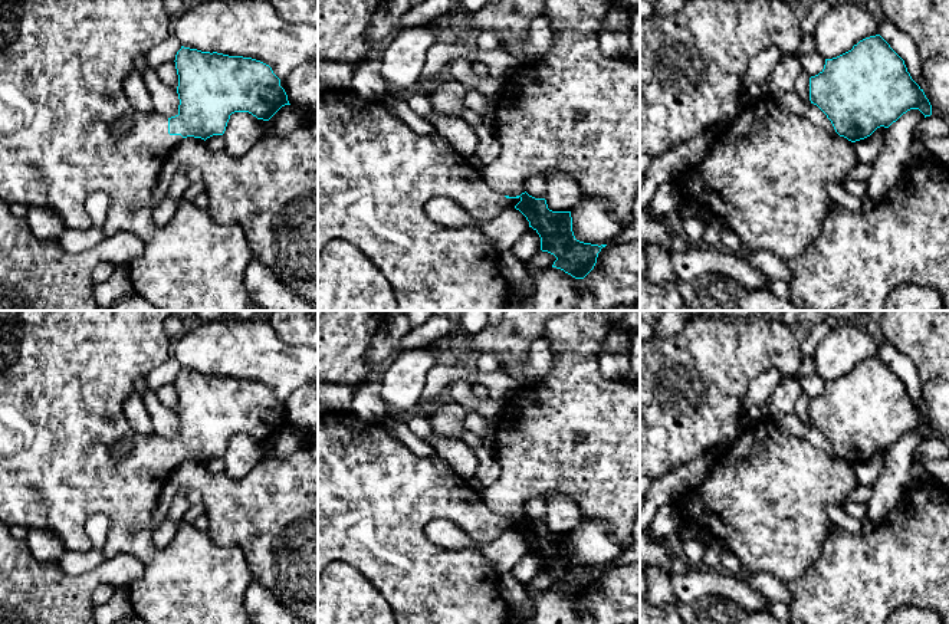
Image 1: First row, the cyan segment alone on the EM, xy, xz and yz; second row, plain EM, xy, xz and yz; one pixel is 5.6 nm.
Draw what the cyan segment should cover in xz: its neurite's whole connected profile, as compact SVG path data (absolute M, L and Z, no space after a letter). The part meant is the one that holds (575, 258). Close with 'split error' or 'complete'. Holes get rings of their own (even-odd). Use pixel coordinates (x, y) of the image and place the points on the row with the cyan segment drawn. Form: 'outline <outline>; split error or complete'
outline M328 89L325 99L318 99L318 254L331 240L345 240L355 244L385 276L393 288L397 300L397 311L509 311L510 306L510 282L500 272L500 250L483 233L482 226L495 220L503 211L515 207L519 210L541 237L541 250L556 257L552 267L561 269L575 279L584 279L595 266L598 253L607 244L591 244L575 239L572 231L571 211L552 211L548 208L545 198L535 198L526 191L516 197L503 196L493 191L480 177L480 168L472 164L467 157L462 157L434 128L428 135L416 134L405 122L391 115L378 99L367 99L351 89ZM437 197L454 200L472 219L469 224L449 227L433 221L426 214L426 204Z; split error

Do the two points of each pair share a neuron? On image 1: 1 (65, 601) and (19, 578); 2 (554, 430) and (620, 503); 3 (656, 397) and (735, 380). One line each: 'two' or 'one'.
1: one
2: one
3: one

